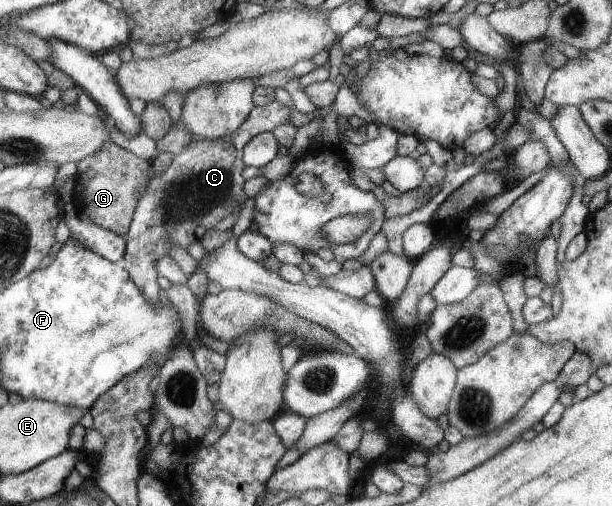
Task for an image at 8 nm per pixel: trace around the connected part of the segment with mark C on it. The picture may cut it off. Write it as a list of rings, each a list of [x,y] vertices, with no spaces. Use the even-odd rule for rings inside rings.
[[[276,100],[266,106],[256,105],[237,133],[193,142],[174,158],[165,173],[149,184],[136,207],[132,226],[124,236],[126,252],[121,265],[129,271],[137,287],[153,304],[159,302],[162,293],[157,281],[157,259],[171,255],[175,246],[187,249],[193,241],[200,242],[211,229],[233,229],[239,216],[234,205],[245,197],[244,147],[259,134],[271,132],[283,123],[291,124],[291,109],[293,107],[285,107]]]

